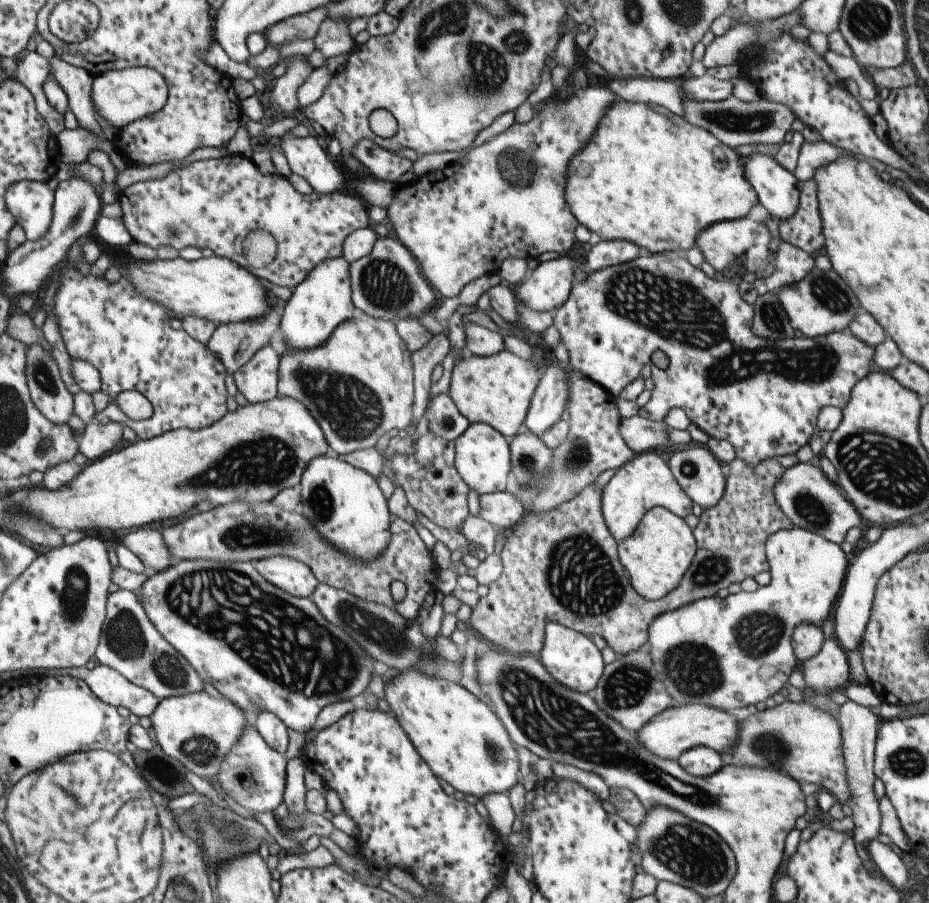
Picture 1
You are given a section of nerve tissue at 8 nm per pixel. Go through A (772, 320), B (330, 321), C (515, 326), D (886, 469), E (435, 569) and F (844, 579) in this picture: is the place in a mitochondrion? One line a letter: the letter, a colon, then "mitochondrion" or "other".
A: mitochondrion
B: other
C: other
D: mitochondrion
E: other
F: other

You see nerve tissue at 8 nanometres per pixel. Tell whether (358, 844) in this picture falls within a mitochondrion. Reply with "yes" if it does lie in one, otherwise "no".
no

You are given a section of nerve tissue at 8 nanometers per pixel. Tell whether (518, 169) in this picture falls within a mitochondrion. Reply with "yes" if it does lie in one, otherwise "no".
yes

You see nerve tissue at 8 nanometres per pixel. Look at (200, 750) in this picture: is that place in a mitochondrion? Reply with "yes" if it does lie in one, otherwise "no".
yes

